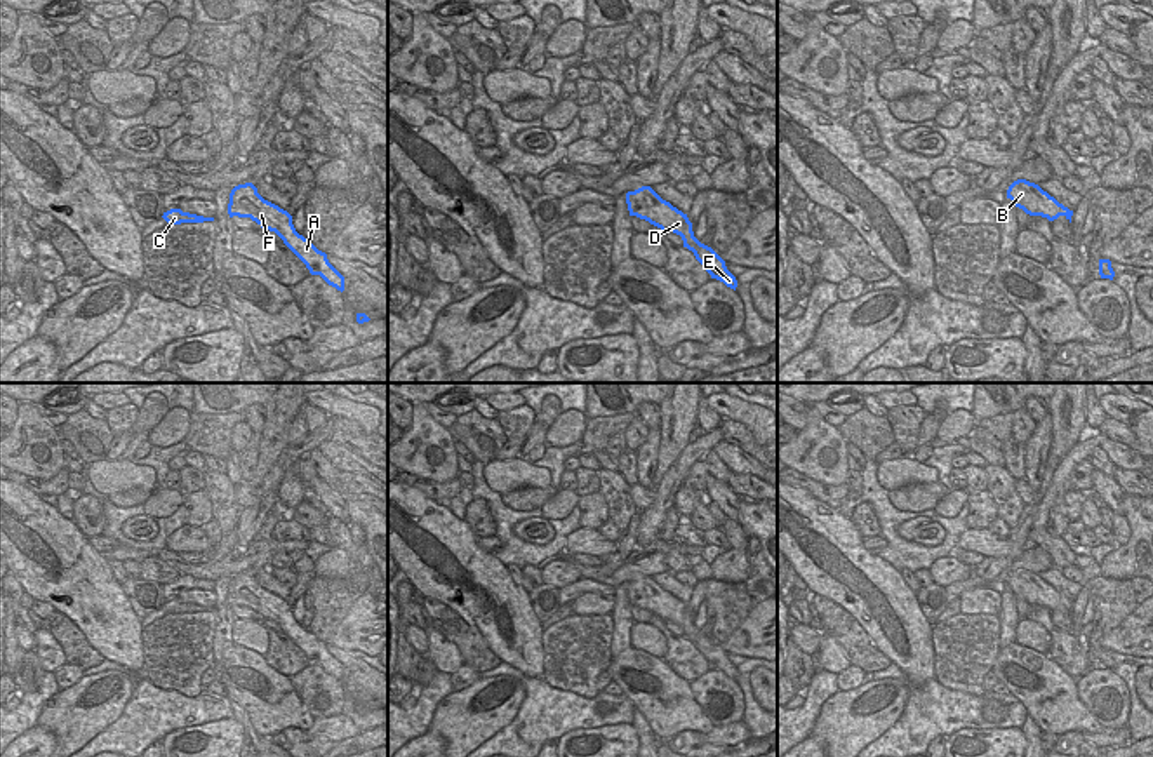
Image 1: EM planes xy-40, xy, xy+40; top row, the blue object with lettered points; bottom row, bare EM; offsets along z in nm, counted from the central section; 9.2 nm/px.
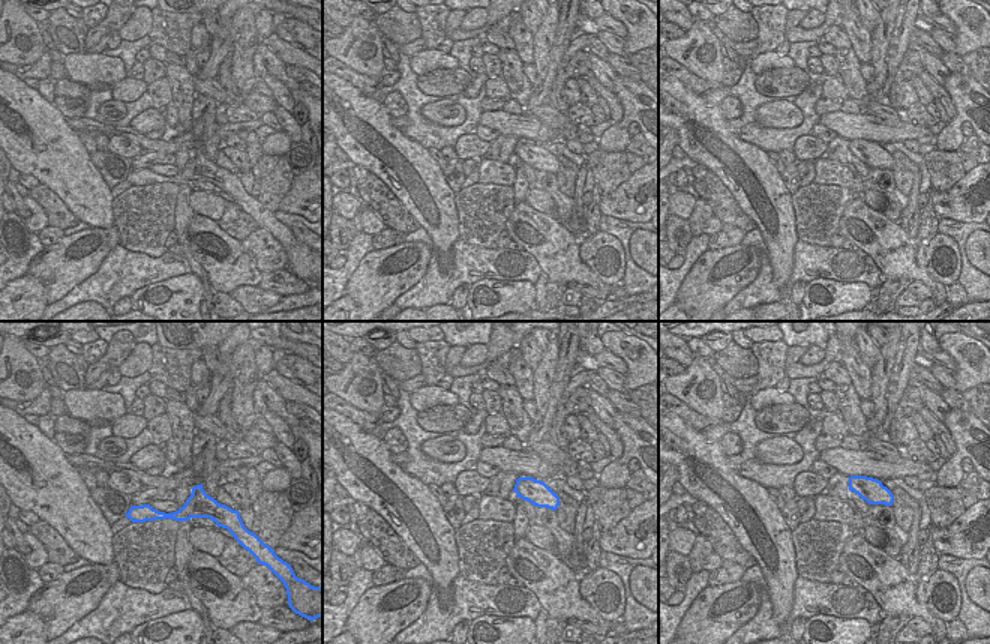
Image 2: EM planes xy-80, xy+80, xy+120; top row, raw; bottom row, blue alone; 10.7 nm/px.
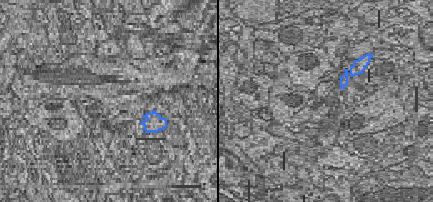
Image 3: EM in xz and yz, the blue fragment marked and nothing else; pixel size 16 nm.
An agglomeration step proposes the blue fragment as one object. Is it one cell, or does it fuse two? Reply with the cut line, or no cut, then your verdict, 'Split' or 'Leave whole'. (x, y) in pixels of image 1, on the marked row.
No split. Leave whole.

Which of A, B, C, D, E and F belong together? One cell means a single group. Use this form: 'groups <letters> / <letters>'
groups A B C D E F

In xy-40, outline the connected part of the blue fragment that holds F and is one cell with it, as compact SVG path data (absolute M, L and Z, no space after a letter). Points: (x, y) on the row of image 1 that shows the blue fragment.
M252 183L238 184L231 190L228 214L230 218L250 218L263 230L275 231L311 275L320 275L329 285L341 292L344 291L344 277L329 263L327 254L299 235L292 224L292 216L264 200Z

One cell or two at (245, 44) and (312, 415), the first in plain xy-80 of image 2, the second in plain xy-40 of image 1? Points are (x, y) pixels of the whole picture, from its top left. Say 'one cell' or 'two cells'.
two cells

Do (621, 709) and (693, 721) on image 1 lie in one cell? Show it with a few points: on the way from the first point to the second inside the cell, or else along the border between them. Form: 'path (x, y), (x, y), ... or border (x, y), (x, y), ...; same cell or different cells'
border (623, 693), (635, 709); different cells

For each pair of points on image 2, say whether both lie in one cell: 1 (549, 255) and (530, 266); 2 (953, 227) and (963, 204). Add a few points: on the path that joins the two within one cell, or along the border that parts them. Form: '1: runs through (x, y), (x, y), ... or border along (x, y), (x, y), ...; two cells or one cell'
1: border along (524, 249), (534, 258), (543, 273); two cells
2: border along (939, 216), (974, 222); two cells

